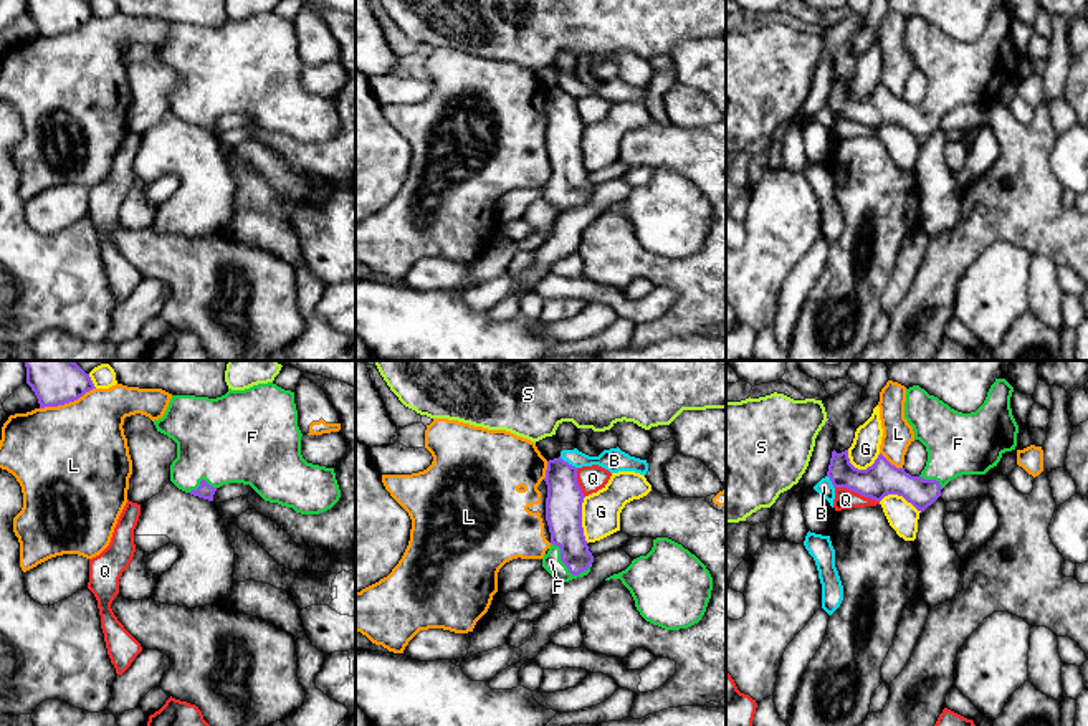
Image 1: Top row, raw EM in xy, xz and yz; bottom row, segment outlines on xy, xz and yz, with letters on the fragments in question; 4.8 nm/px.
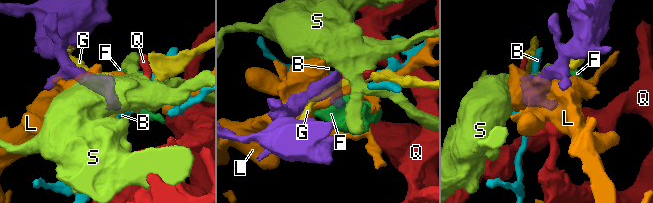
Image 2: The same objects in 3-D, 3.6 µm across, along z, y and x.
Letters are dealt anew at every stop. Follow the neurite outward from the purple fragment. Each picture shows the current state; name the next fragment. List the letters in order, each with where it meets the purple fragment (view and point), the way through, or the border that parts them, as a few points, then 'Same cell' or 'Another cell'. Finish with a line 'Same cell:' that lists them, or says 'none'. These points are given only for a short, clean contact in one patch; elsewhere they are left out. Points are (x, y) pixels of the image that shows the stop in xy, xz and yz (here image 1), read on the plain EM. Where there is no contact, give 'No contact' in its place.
B: Touches purple at xz (566, 91). Boundary: xz (559, 86), (576, 98). Another cell
F: Touches purple at xz (566, 194). Path across: xz (563, 143), (566, 194), (551, 191). Same cell
G: Touches purple at xz (581, 149). Another cell
L: Touches purple at xy (66, 32). Another cell
Q: Touches purple at yz (857, 121). Boundary: yz (835, 116), (845, 116), (878, 131). Another cell
S: No contact. Another cell
Same cell: F

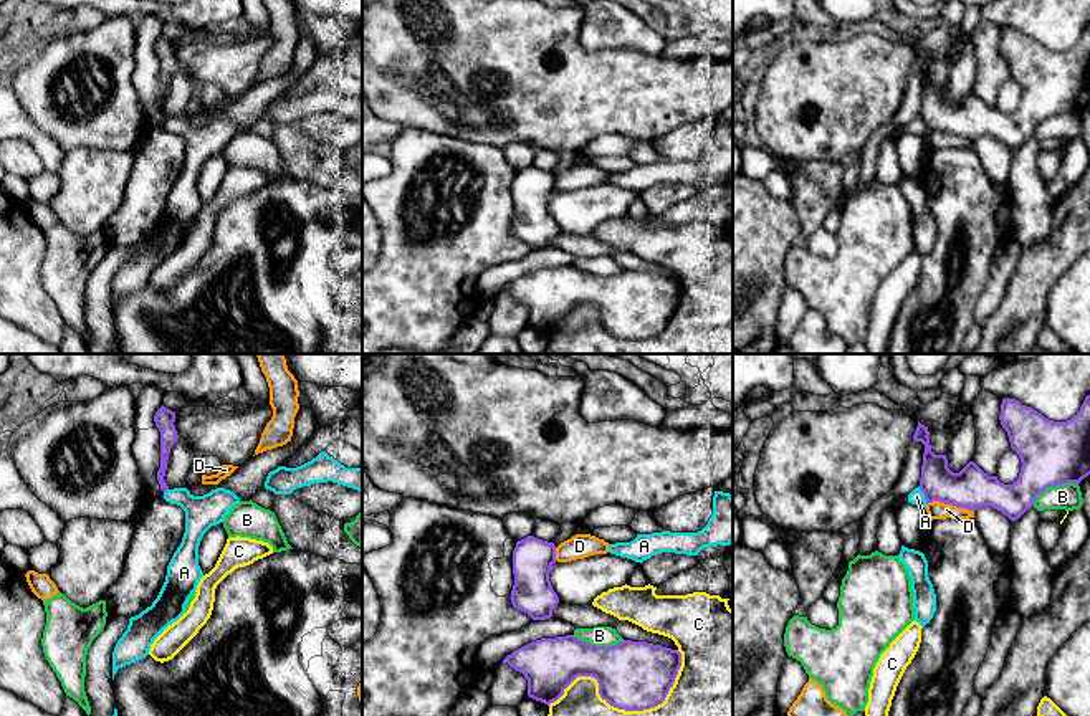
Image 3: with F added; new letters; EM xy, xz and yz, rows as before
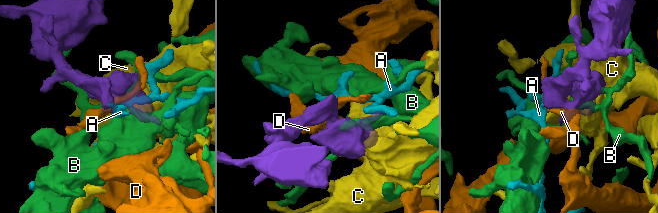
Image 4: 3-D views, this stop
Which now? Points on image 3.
A: Touches purple at yz (923, 123). Boundary: yz (918, 116), (927, 133). Another cell
B: Touches purple at xz (599, 276). Another cell
C: Touches purple at xz (622, 338). Another cell
D: Touches purple at yz (950, 133). Boundary: yz (927, 133), (950, 133), (973, 141). Another cell
Same cell: none

